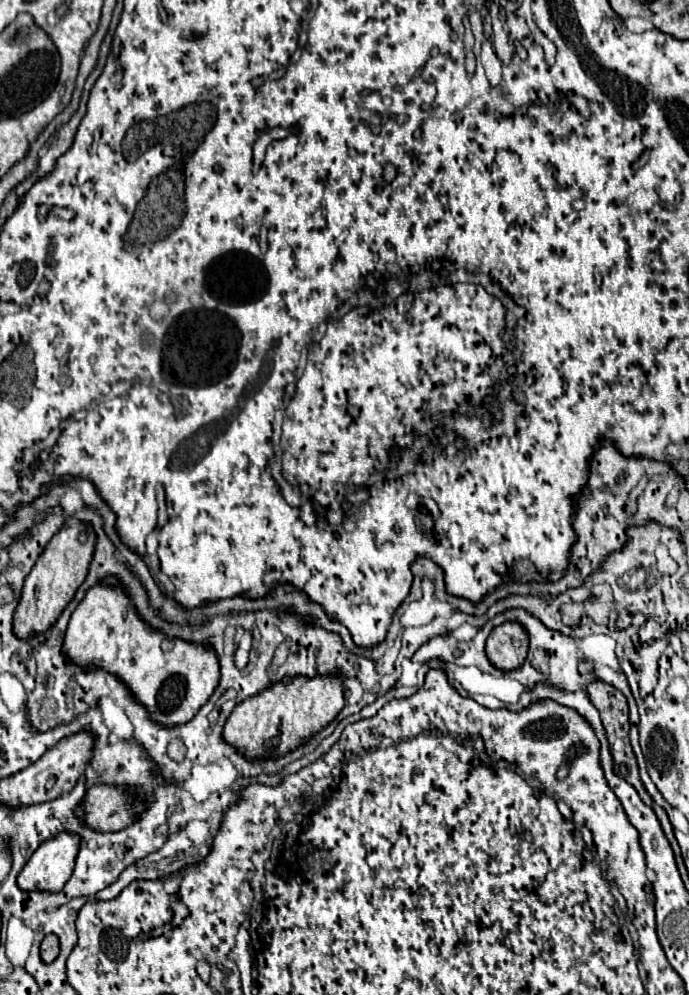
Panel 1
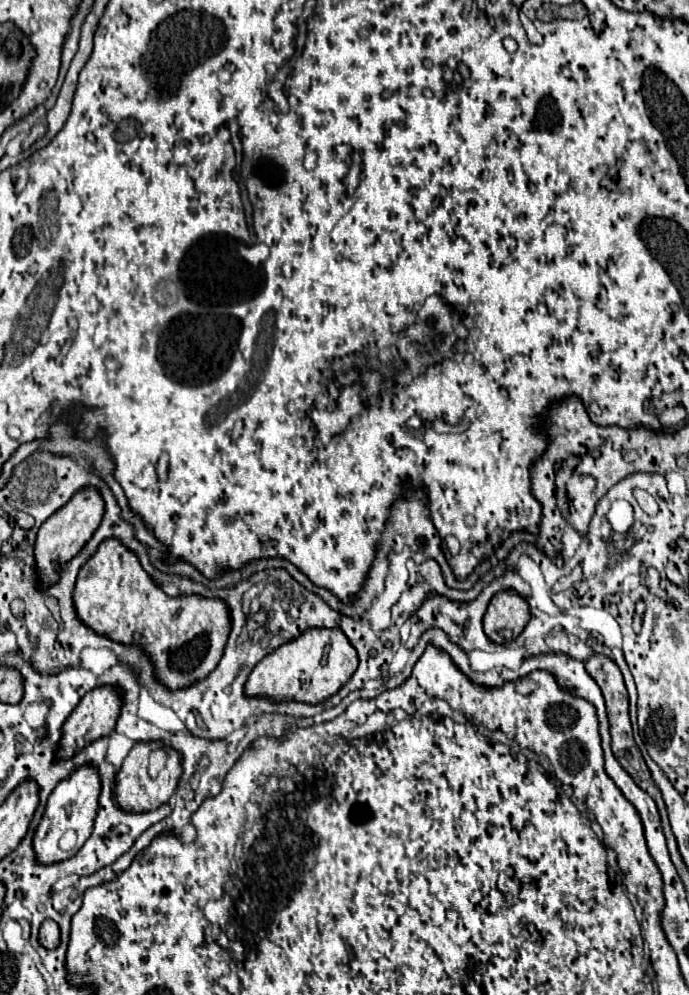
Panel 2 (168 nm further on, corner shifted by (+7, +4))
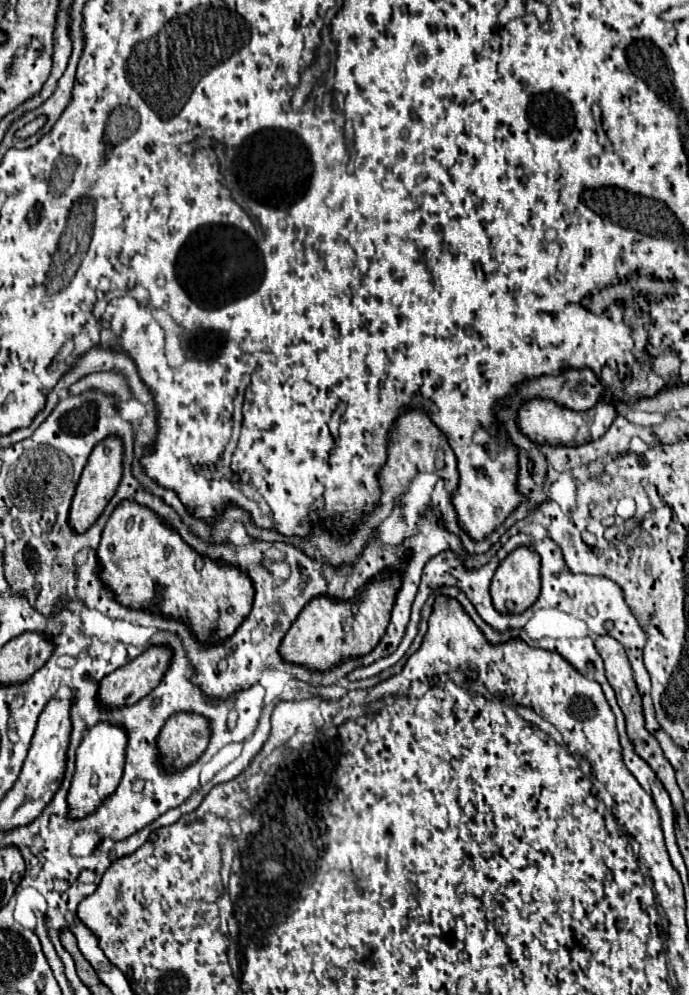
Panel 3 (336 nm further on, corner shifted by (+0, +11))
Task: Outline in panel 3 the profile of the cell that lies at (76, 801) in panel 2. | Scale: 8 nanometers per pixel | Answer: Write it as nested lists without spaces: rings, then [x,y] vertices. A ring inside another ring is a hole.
[[[98,723],[86,733],[76,751],[76,771],[66,797],[68,817],[72,821],[92,815],[116,791],[124,769],[124,749],[126,749],[126,733],[120,727]]]

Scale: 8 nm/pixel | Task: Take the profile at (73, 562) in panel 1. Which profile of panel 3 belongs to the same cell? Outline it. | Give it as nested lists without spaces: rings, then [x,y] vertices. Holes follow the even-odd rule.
[[[108,437],[100,445],[96,445],[78,481],[72,507],[68,513],[68,525],[74,533],[86,533],[96,523],[96,519],[102,515],[108,501],[114,497],[120,485],[120,477],[122,477],[122,443],[116,437]]]

